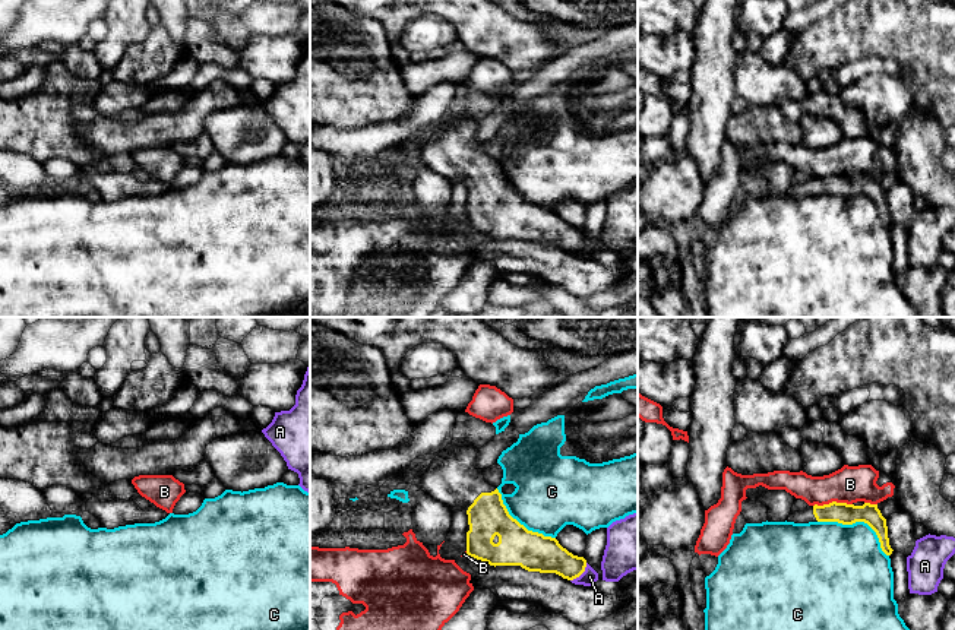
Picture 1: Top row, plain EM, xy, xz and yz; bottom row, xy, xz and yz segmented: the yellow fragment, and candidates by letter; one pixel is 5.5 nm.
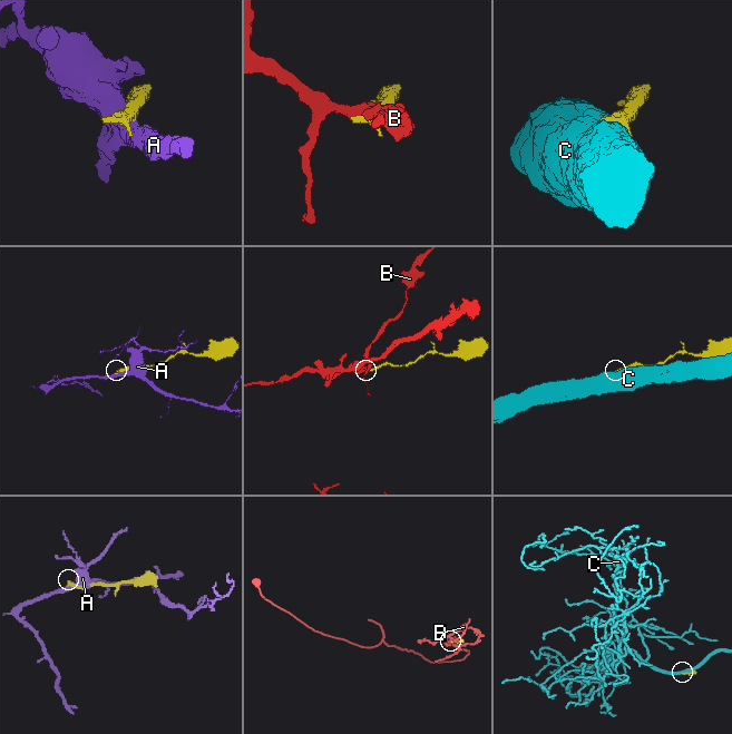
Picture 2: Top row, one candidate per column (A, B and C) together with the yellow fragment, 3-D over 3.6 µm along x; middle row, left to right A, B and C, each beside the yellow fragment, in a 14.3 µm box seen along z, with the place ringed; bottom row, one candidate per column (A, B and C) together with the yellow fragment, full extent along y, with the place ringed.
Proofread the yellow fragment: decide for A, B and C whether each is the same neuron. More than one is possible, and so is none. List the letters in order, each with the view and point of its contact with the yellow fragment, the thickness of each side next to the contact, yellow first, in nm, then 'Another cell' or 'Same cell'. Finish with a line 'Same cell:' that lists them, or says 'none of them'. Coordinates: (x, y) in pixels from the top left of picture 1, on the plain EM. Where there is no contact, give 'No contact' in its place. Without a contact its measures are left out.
A: Touches yellow at xz (581, 246). Thickness 200 nm (yellow) against 90 nm. Another cell
B: Touches yellow at yz (832, 174). Thickness 120 nm (yellow) against 200 nm. Another cell
C: Touches yellow at yz (859, 193). Thickness 120 nm (yellow) against 440 nm. Another cell
Same cell: none of them

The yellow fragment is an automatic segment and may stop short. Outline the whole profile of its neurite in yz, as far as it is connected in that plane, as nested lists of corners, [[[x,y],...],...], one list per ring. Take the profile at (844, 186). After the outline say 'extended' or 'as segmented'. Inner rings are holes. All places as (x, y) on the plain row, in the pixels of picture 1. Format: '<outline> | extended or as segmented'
[[[837,174],[823,178],[815,177],[807,178],[801,184],[791,184],[787,194],[838,194],[842,197],[864,194],[876,205],[882,224],[886,228],[891,228],[894,224],[889,218],[886,191],[882,189],[877,177],[864,175],[863,178],[854,178]]] | extended

